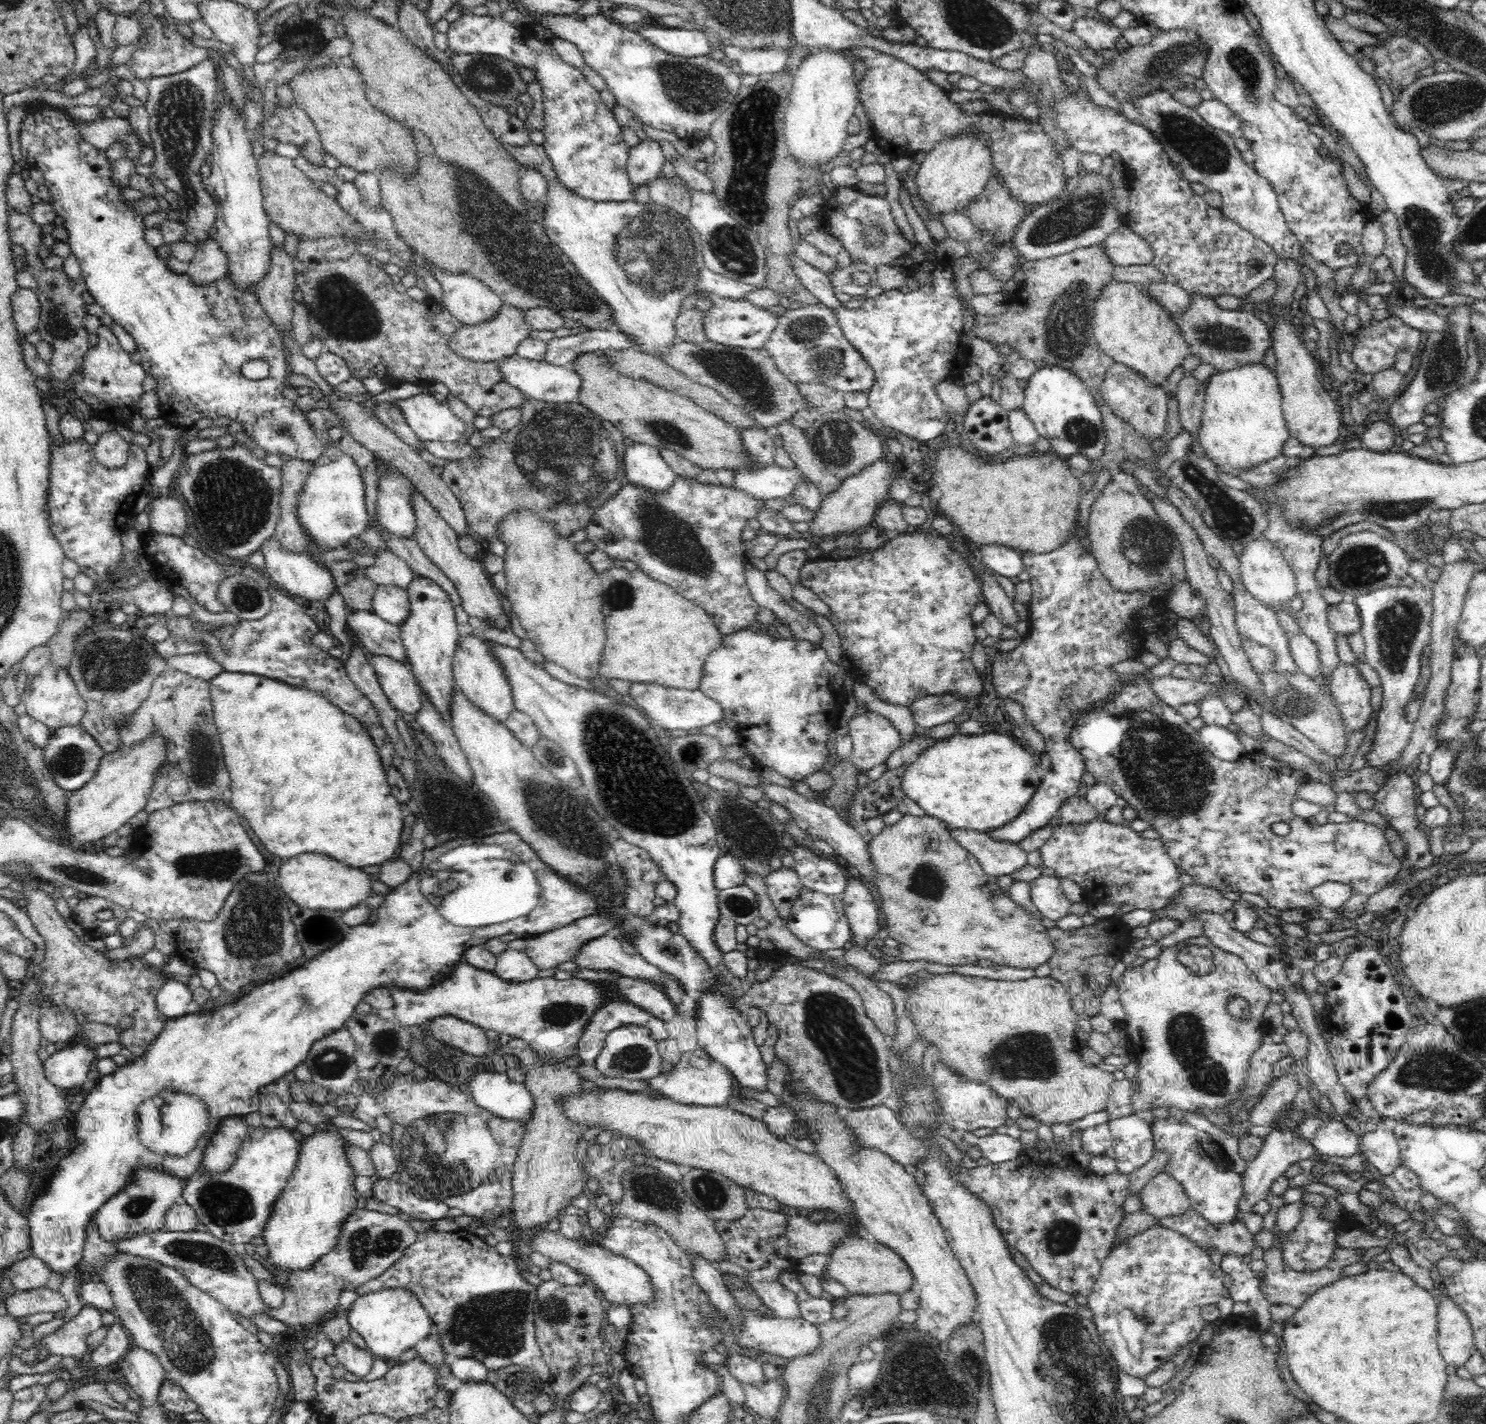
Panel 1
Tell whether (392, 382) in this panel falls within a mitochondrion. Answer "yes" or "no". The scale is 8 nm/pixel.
no

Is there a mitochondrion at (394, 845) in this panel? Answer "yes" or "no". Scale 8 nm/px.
no

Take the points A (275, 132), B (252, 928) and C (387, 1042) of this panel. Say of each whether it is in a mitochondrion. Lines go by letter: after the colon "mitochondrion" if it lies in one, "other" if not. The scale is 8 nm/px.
A: other
B: mitochondrion
C: mitochondrion

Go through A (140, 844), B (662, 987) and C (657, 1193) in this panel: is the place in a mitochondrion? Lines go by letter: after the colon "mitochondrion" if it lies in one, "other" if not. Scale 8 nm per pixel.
A: other
B: other
C: mitochondrion

